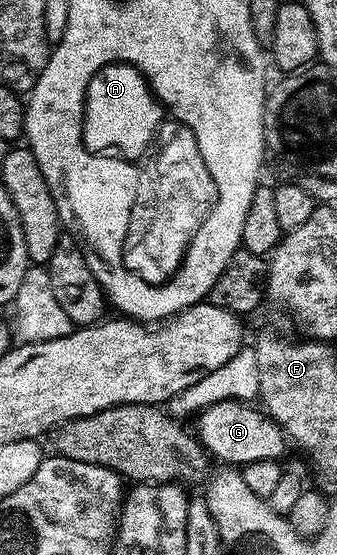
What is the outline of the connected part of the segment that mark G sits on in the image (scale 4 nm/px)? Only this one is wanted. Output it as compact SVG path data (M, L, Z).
M246 401L214 403L198 414L194 424L194 433L200 444L213 458L222 460L219 462L225 466L243 467L258 459L280 461L283 458L284 445L286 446L284 430L255 404Z

